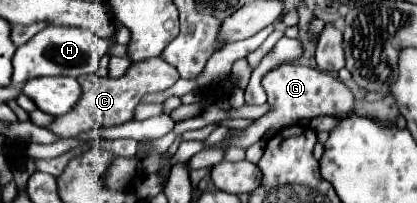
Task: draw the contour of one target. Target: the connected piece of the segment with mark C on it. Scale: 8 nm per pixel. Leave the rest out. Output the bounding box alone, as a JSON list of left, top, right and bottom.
[47,59,180,139]

